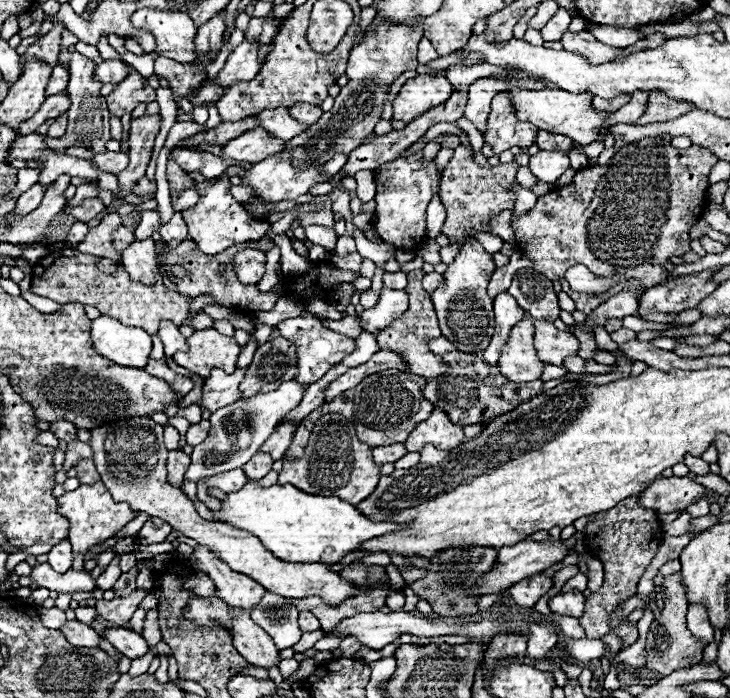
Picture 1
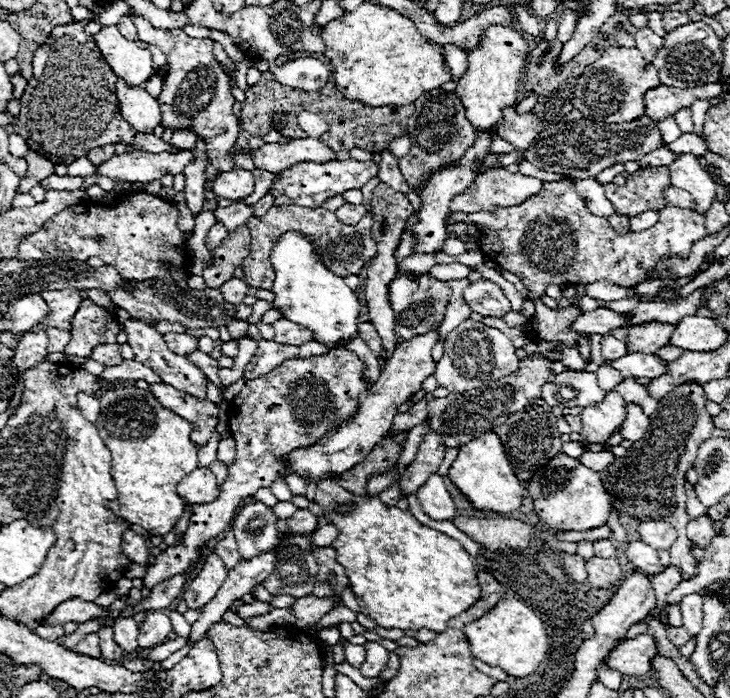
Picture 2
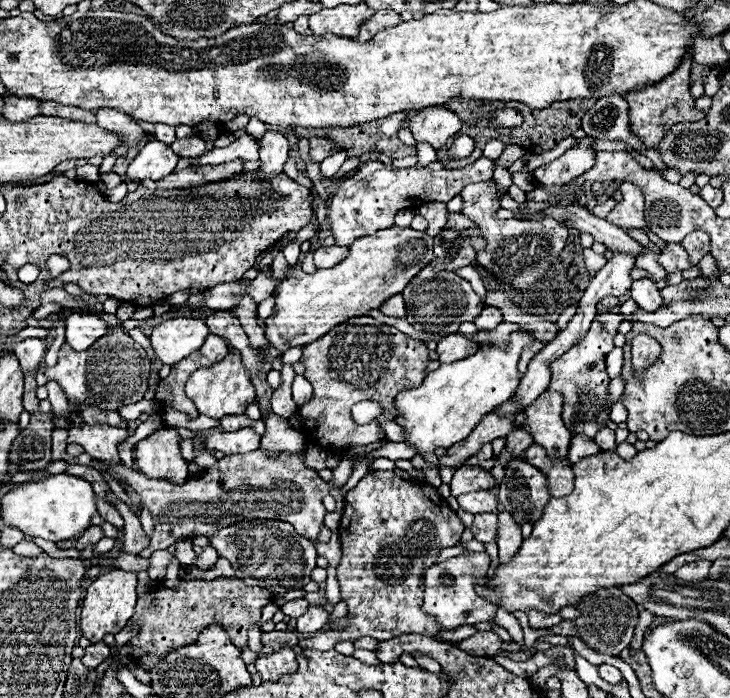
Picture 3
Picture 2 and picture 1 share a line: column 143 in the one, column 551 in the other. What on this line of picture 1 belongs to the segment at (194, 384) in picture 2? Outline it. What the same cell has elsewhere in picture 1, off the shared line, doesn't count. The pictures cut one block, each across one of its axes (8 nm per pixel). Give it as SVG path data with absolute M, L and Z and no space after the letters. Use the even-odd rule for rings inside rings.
M524 314L524 318L532 320L534 324L534 344L538 350L540 360L544 364L556 364L562 366L566 356L576 356L580 344L570 332L562 332L554 328L550 320L534 320L530 314Z

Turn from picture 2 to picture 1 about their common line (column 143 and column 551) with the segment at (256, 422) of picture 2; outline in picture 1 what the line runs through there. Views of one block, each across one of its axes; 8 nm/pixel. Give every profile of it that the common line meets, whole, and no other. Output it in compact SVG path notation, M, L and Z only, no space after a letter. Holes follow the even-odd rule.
M534 574L526 580L516 582L510 588L510 594L514 598L514 602L522 608L532 608L548 590L552 588L552 578L546 578L542 574Z

